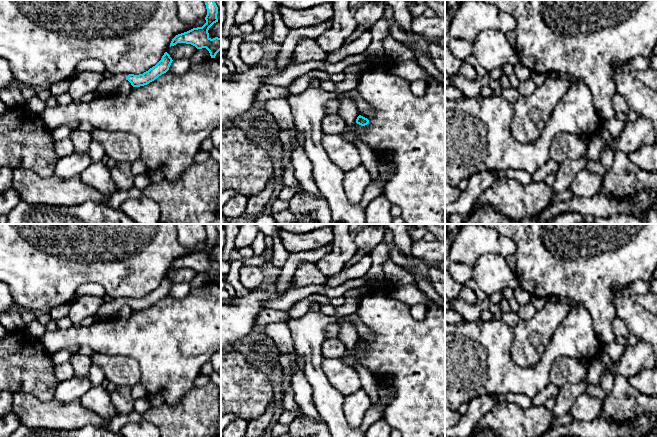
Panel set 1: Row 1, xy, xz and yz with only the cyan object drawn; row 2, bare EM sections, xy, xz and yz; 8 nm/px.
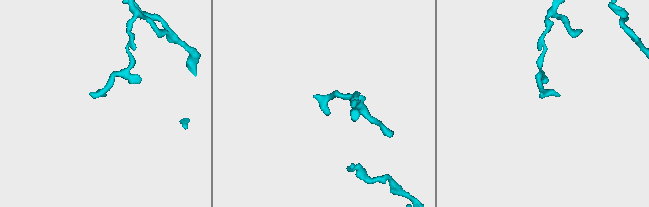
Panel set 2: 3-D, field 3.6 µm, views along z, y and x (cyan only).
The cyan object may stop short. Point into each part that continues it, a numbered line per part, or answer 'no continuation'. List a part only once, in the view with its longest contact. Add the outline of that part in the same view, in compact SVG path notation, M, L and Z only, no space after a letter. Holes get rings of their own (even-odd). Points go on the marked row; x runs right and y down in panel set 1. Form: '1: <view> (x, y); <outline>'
no continuation

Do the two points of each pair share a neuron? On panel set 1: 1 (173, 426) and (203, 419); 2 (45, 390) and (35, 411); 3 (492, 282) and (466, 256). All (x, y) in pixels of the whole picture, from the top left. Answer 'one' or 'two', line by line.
1: one
2: two
3: two

